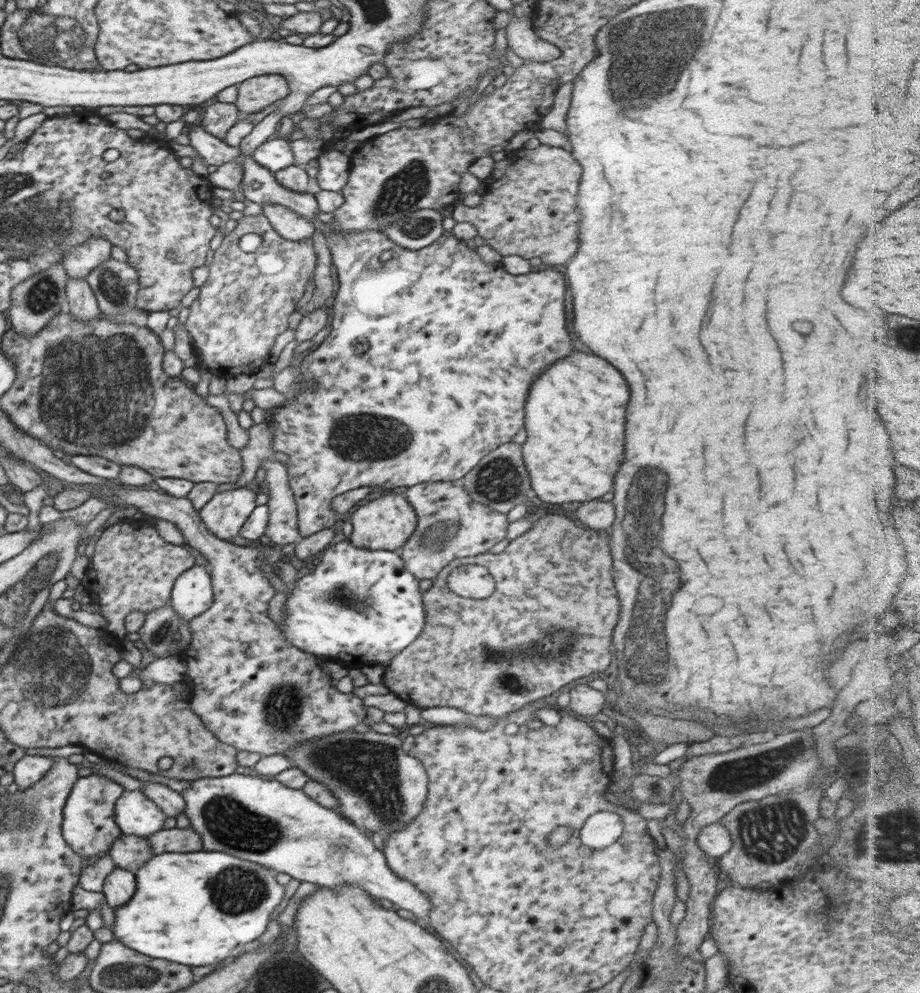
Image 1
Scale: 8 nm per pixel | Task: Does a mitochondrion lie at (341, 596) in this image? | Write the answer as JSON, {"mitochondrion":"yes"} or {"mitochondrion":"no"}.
{"mitochondrion":"yes"}

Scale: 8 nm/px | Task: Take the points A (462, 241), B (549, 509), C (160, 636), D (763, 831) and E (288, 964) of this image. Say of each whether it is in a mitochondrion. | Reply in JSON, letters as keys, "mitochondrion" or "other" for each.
{"A":"other","B":"other","C":"mitochondrion","D":"mitochondrion","E":"other"}

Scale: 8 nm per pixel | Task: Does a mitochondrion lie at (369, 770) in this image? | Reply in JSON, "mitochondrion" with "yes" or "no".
{"mitochondrion":"yes"}

